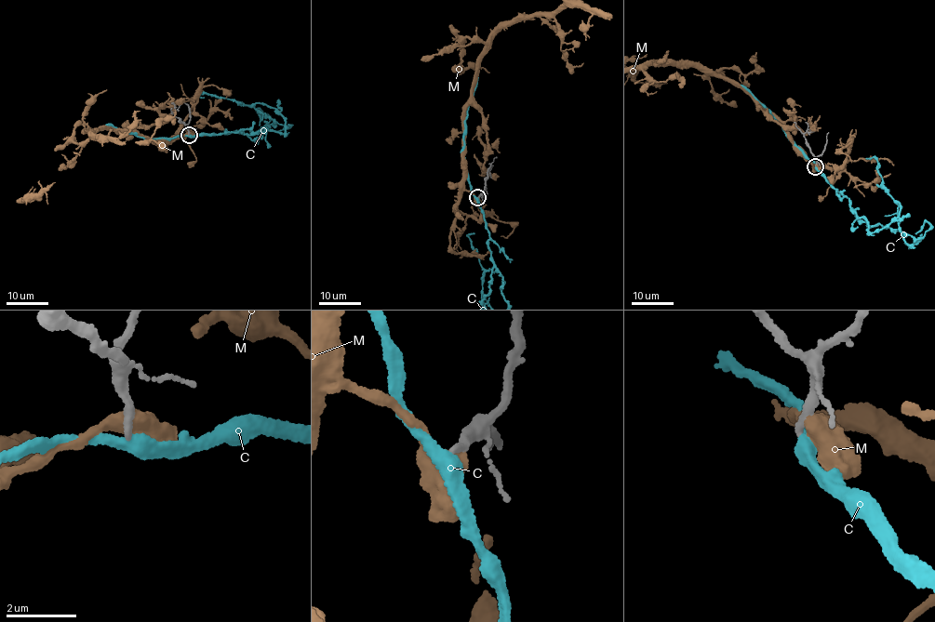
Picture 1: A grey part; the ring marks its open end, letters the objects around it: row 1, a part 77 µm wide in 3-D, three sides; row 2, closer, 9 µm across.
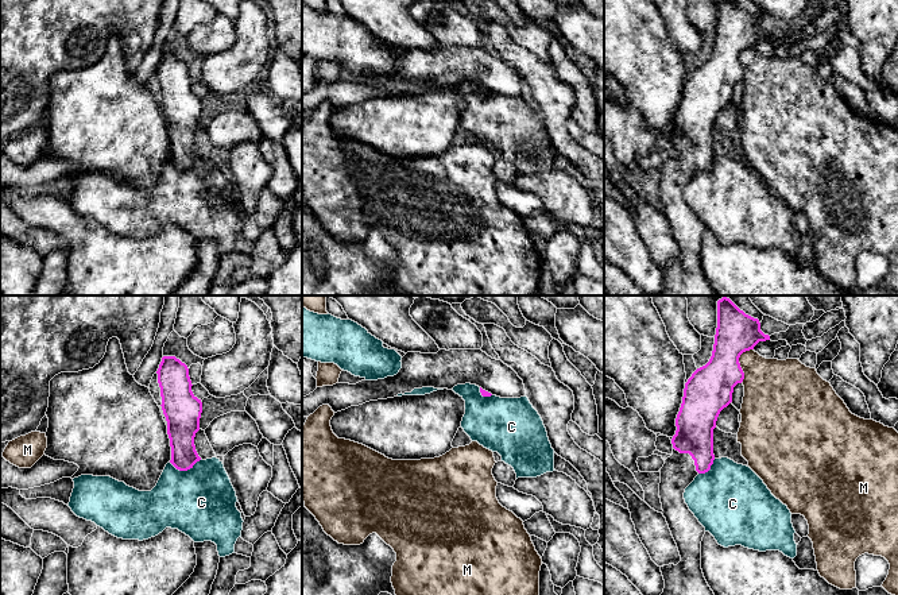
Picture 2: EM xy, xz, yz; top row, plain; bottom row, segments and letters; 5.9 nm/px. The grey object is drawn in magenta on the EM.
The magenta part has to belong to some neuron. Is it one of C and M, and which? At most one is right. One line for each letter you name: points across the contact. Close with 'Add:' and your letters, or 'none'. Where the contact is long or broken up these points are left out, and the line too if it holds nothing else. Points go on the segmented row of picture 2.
Add: none

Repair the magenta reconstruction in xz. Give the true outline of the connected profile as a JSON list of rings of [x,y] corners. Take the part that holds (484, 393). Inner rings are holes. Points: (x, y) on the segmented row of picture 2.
[[[440,349],[437,353],[407,352],[402,368],[394,376],[361,380],[356,385],[336,383],[317,387],[302,397],[302,417],[329,405],[334,413],[369,401],[398,397],[414,389],[452,390],[457,385],[476,385],[483,397],[520,398],[526,395],[523,380],[502,360],[481,349]]]

